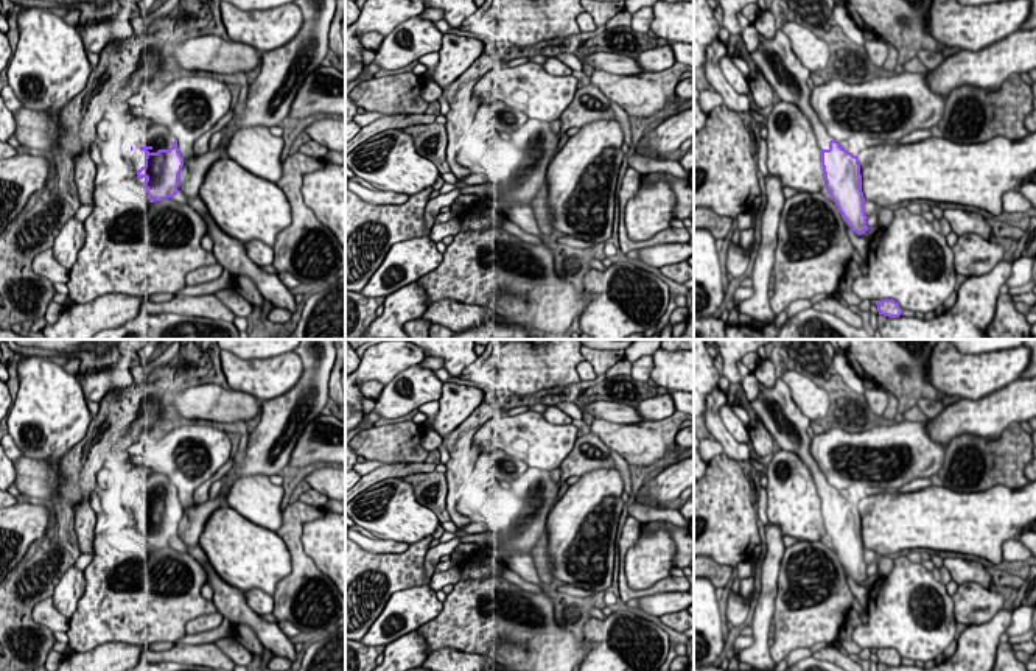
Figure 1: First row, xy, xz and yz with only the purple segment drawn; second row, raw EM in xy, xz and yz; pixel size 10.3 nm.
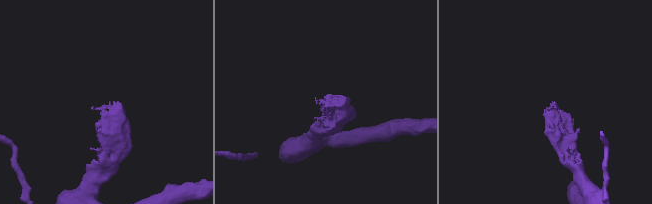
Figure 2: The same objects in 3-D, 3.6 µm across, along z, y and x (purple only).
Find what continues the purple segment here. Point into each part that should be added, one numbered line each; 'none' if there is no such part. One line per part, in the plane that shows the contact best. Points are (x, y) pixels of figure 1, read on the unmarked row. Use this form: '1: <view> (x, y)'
1: xy (157, 484)

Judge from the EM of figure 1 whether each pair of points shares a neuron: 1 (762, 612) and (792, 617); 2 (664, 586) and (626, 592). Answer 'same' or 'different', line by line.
1: different
2: same

